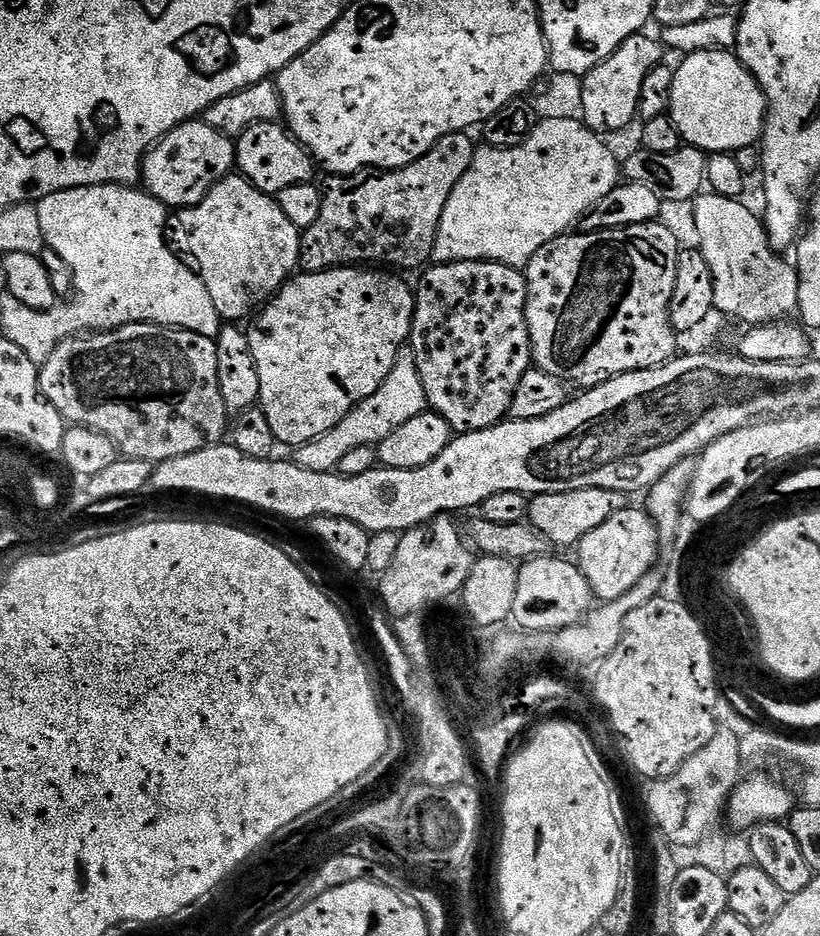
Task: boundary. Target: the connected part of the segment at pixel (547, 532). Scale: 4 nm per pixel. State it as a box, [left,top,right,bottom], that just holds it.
[527,488,630,548]

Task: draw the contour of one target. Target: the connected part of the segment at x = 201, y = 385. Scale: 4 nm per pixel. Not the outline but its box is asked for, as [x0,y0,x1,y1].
[39,324,230,466]

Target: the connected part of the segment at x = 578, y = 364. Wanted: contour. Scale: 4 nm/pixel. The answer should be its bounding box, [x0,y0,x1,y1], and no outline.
[526,222,682,389]

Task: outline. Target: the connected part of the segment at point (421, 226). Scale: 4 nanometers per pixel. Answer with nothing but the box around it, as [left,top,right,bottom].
[299,132,478,272]

